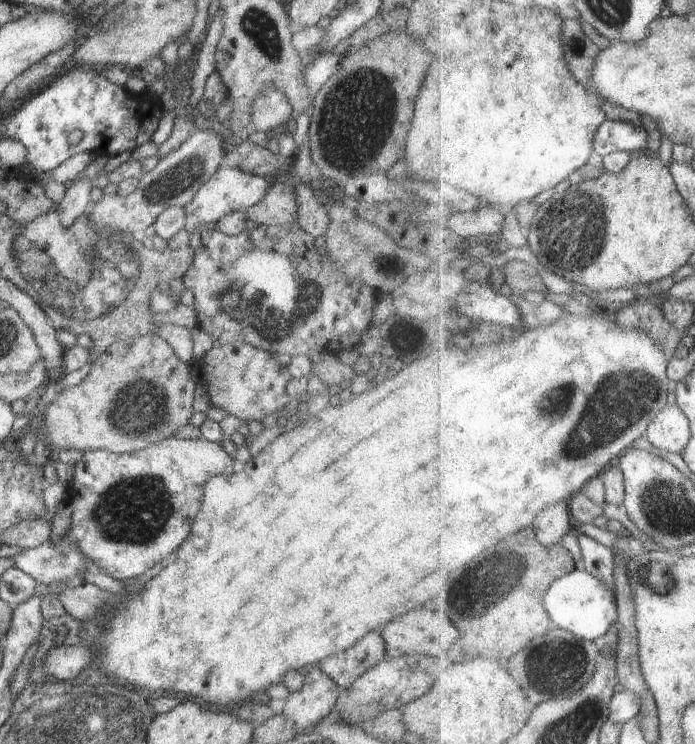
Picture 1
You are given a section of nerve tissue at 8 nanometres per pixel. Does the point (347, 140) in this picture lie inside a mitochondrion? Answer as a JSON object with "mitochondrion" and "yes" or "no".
{"mitochondrion":"yes"}

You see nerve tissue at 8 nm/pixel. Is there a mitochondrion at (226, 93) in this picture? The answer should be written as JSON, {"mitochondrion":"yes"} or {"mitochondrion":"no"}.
{"mitochondrion":"no"}

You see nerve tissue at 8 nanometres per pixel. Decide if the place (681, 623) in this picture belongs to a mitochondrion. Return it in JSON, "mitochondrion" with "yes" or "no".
{"mitochondrion":"no"}

